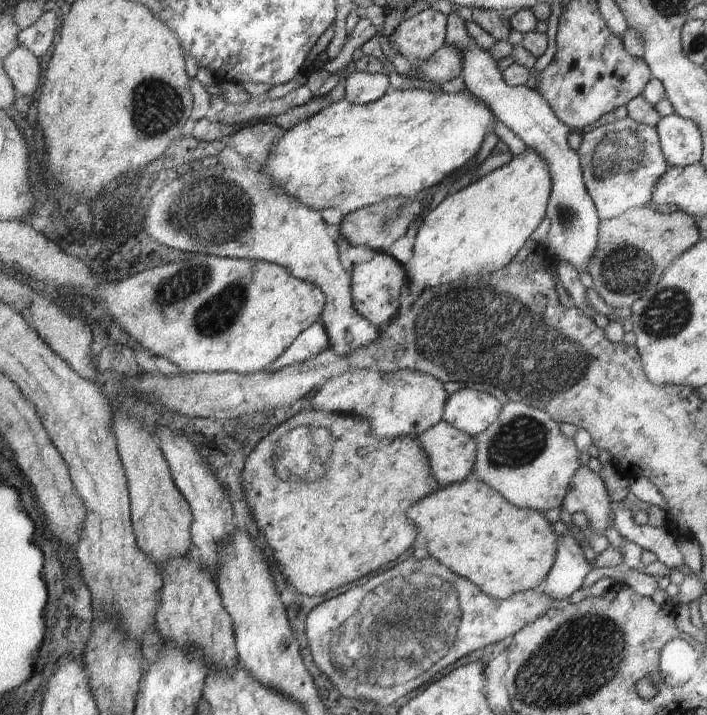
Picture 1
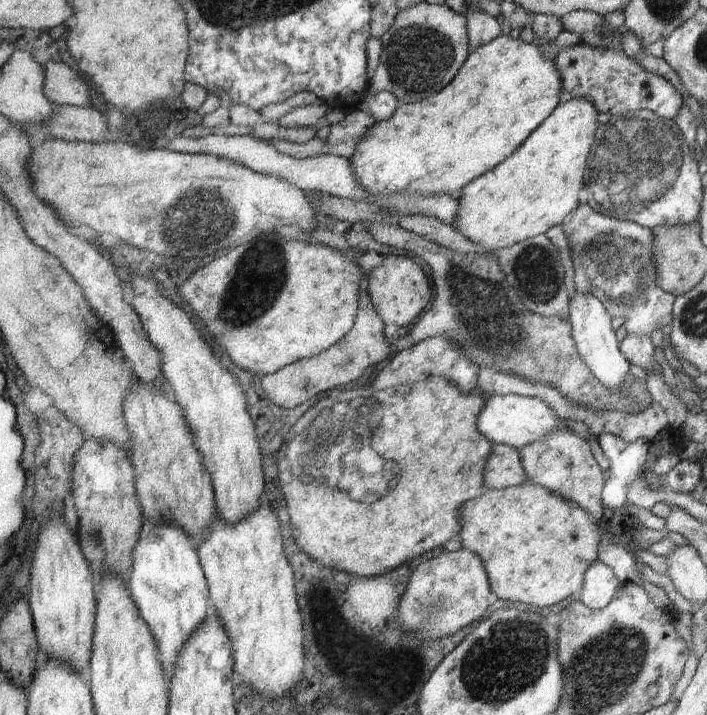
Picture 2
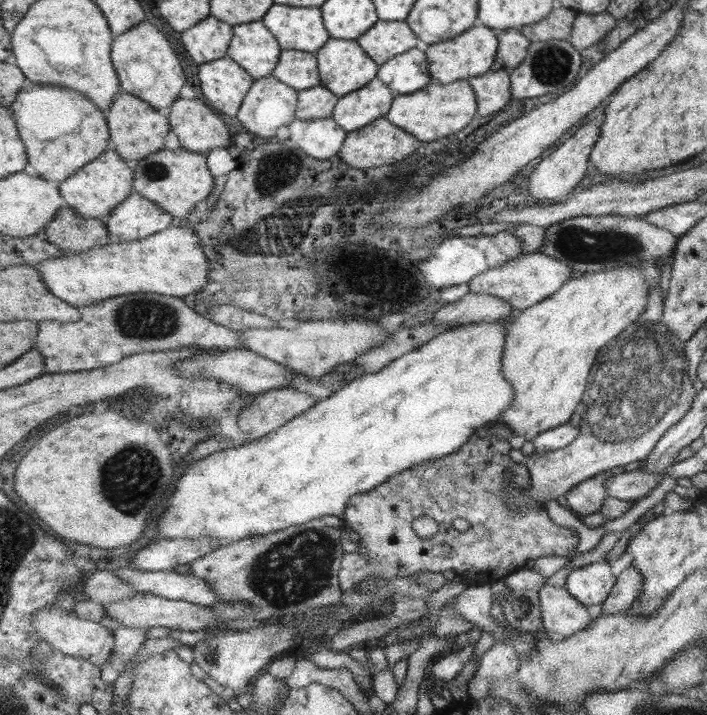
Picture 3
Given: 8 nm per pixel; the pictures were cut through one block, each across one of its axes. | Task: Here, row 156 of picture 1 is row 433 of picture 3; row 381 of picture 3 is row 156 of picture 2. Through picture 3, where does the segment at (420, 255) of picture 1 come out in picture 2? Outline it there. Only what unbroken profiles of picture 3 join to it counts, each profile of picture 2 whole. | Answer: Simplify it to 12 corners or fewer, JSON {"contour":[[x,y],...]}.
{"contour":[[560,104],[462,190],[453,228],[499,250],[584,199],[599,110]]}

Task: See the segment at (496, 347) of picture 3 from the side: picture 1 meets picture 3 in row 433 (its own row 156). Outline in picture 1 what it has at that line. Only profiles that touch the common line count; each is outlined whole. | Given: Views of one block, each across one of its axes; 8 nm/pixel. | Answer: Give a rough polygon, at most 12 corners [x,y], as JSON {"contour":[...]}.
{"contour":[[392,89],[299,122],[259,168],[347,215],[479,154],[471,91]]}

